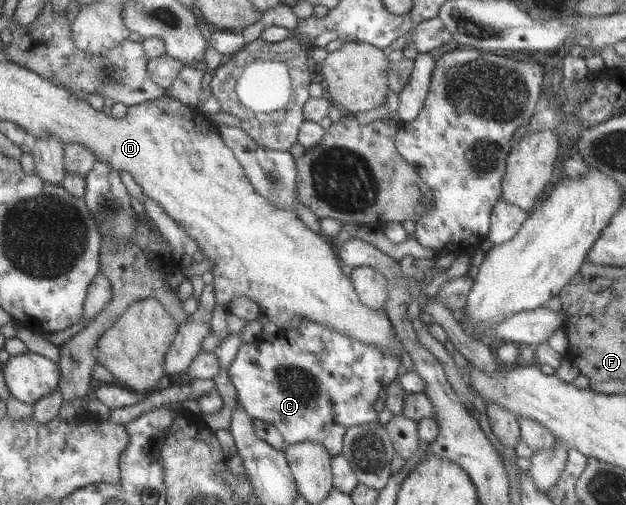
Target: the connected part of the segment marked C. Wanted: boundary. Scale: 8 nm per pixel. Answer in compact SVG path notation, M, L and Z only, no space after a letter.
M301 319L299 325L288 329L289 336L279 336L273 342L258 340L241 343L227 368L228 378L234 386L237 402L252 418L274 426L287 444L311 441L322 444L329 456L341 451L347 428L366 422L379 423L373 404L377 392L398 374L399 359L383 352L379 347L364 345L356 338L331 330L312 320Z

